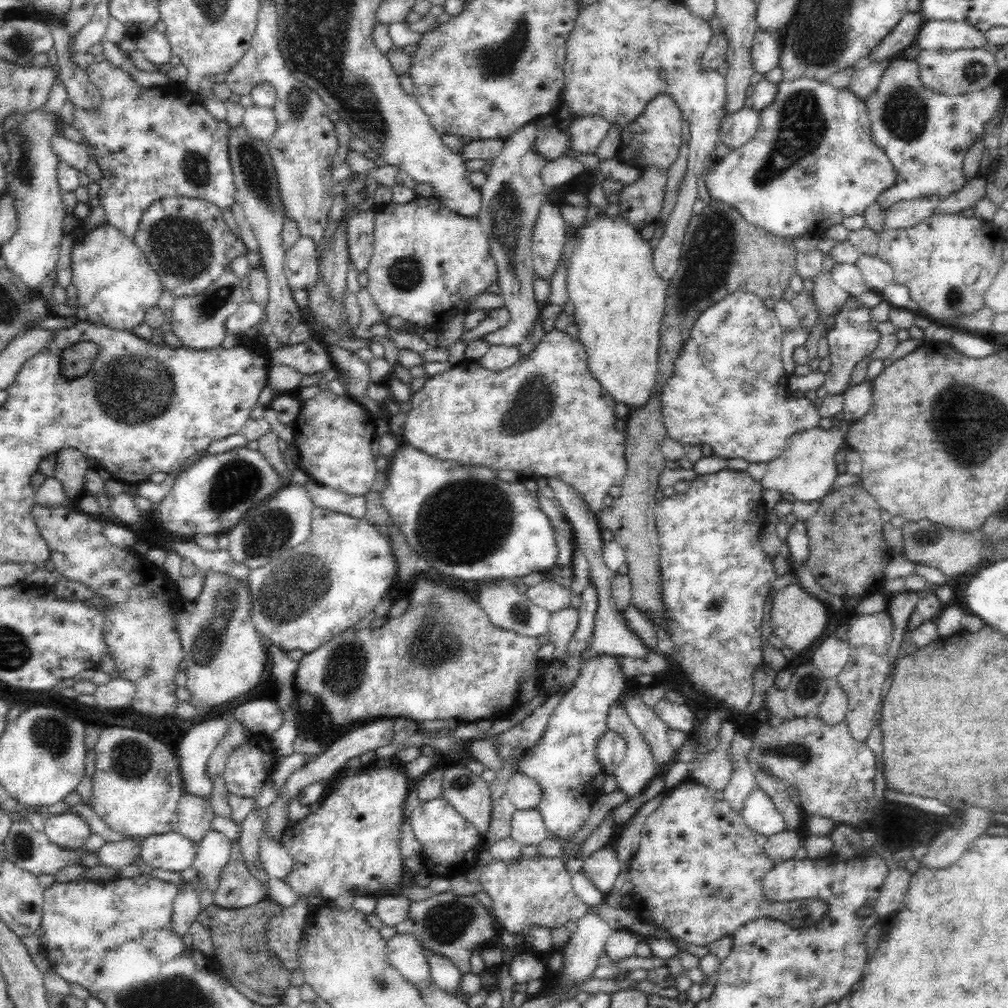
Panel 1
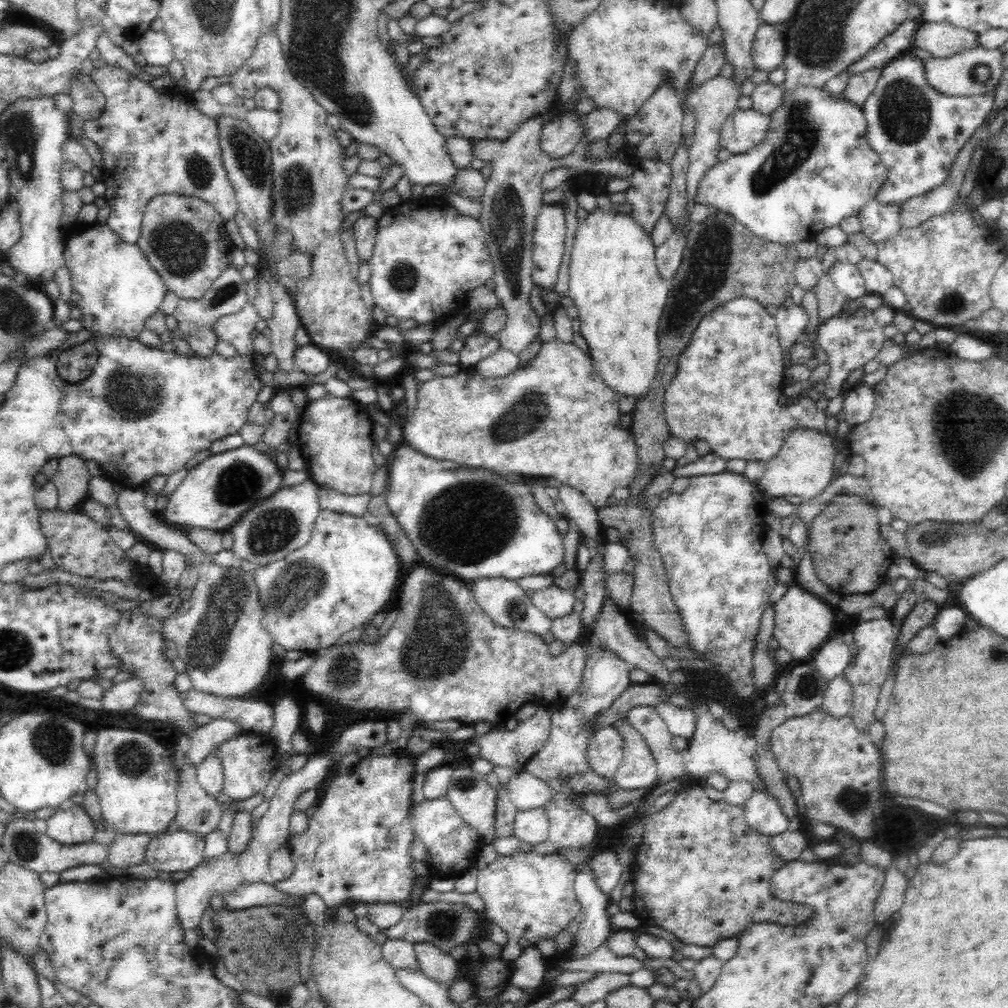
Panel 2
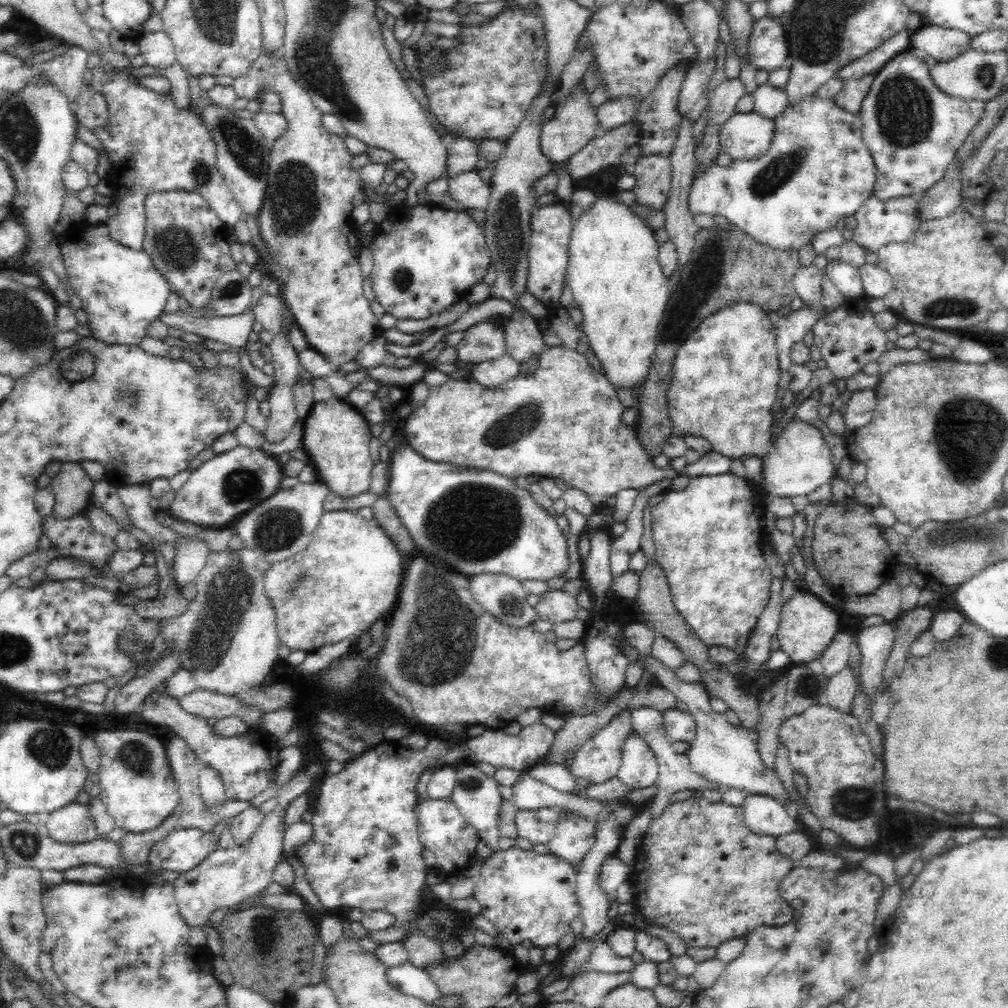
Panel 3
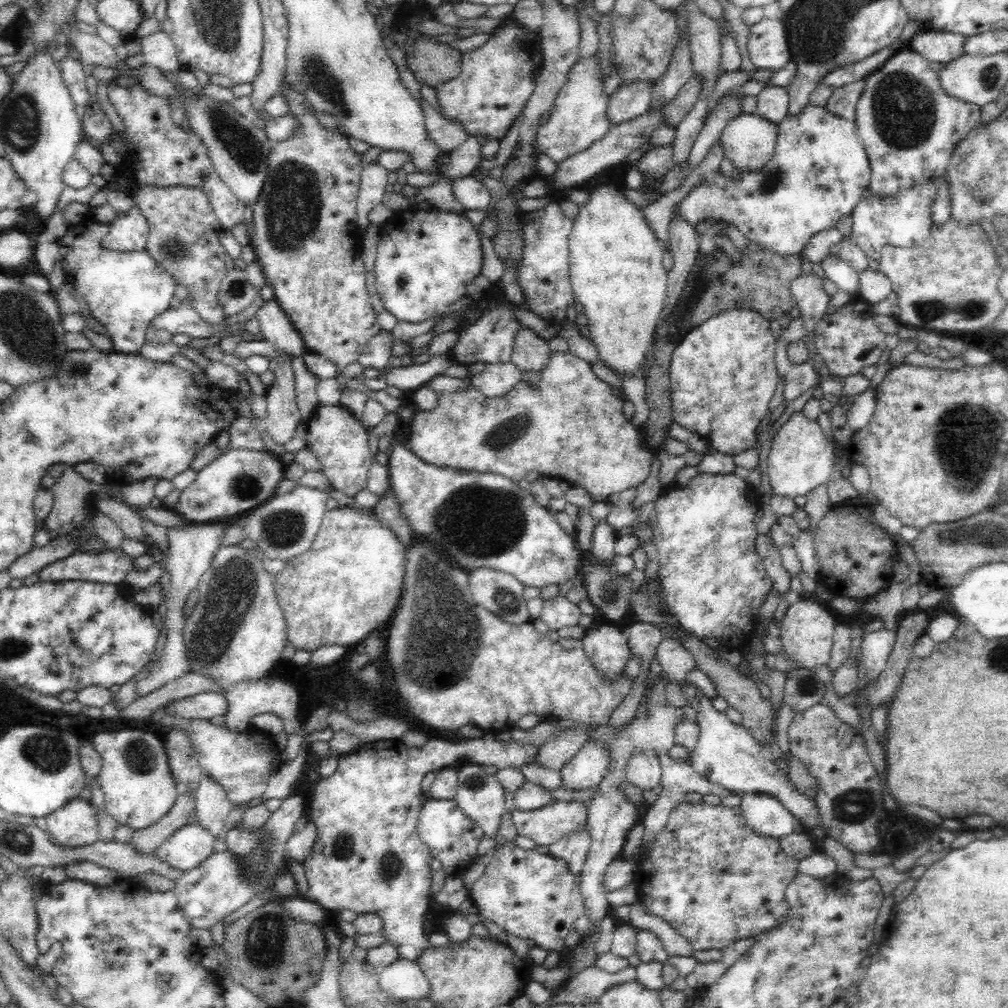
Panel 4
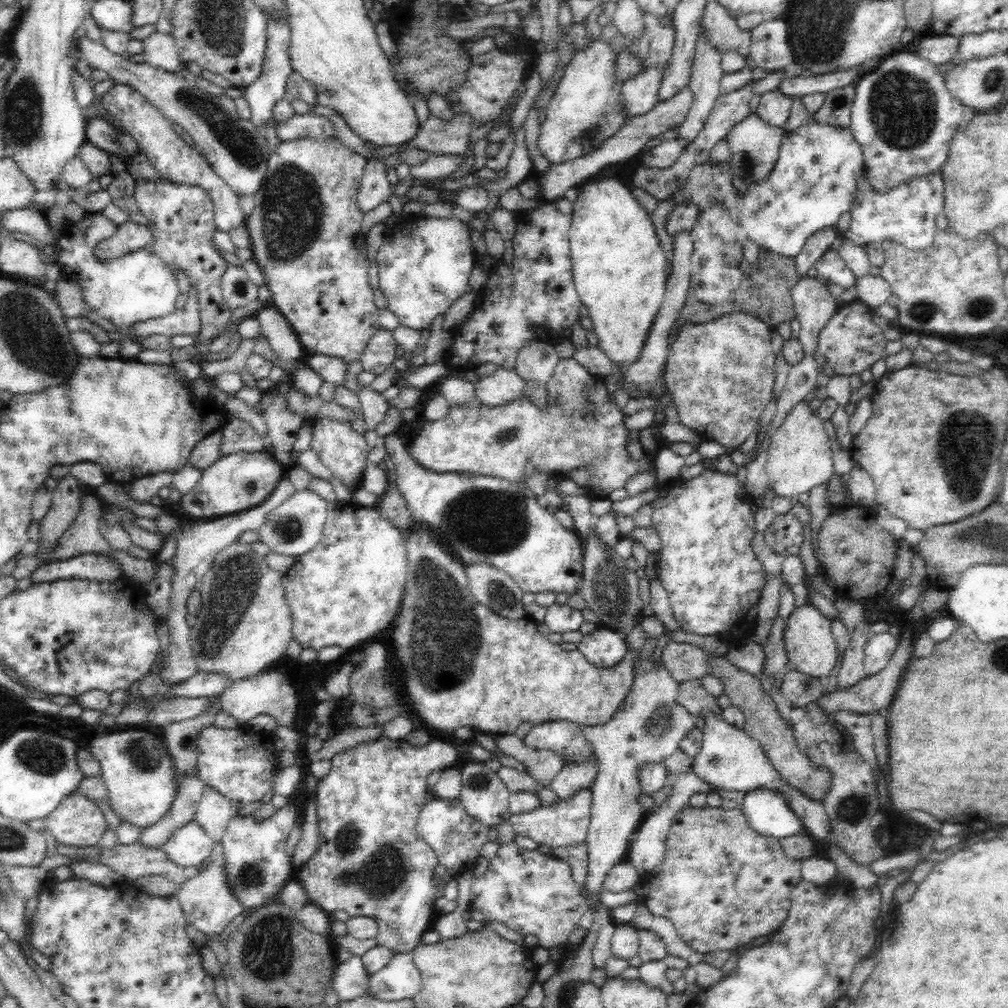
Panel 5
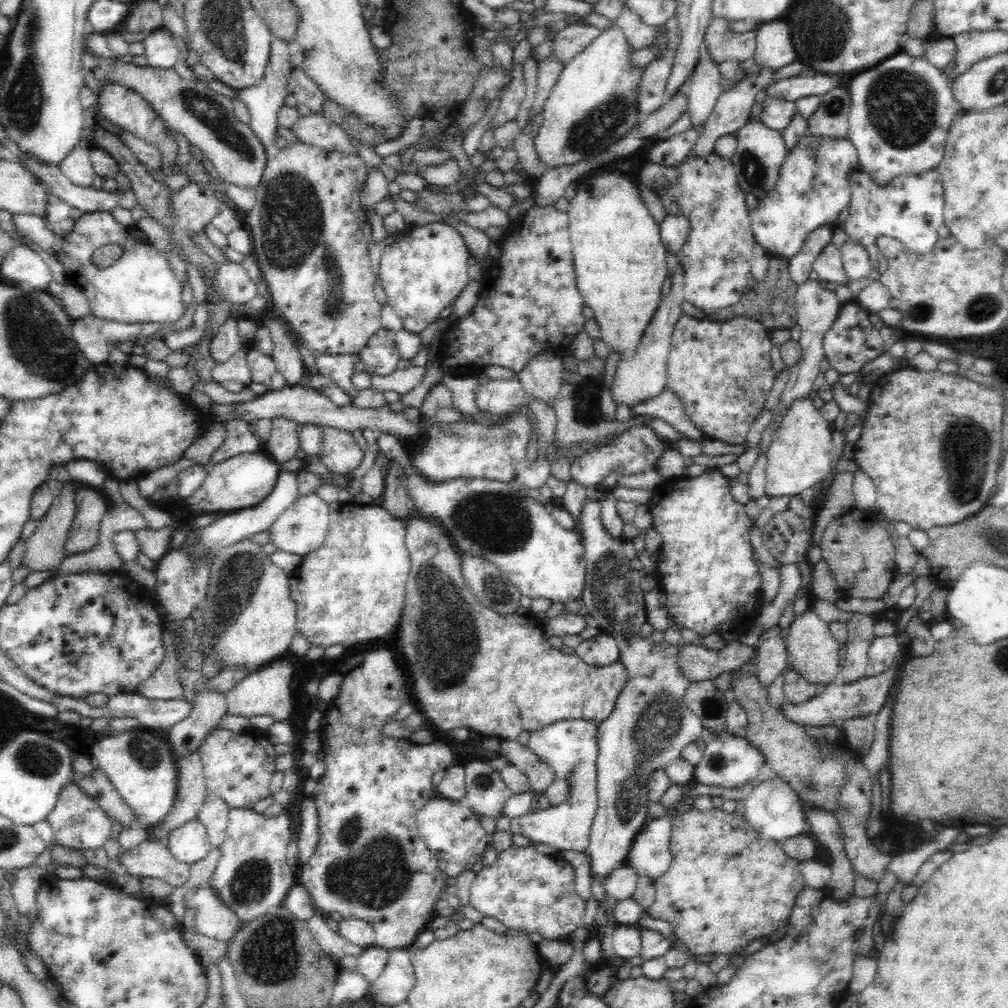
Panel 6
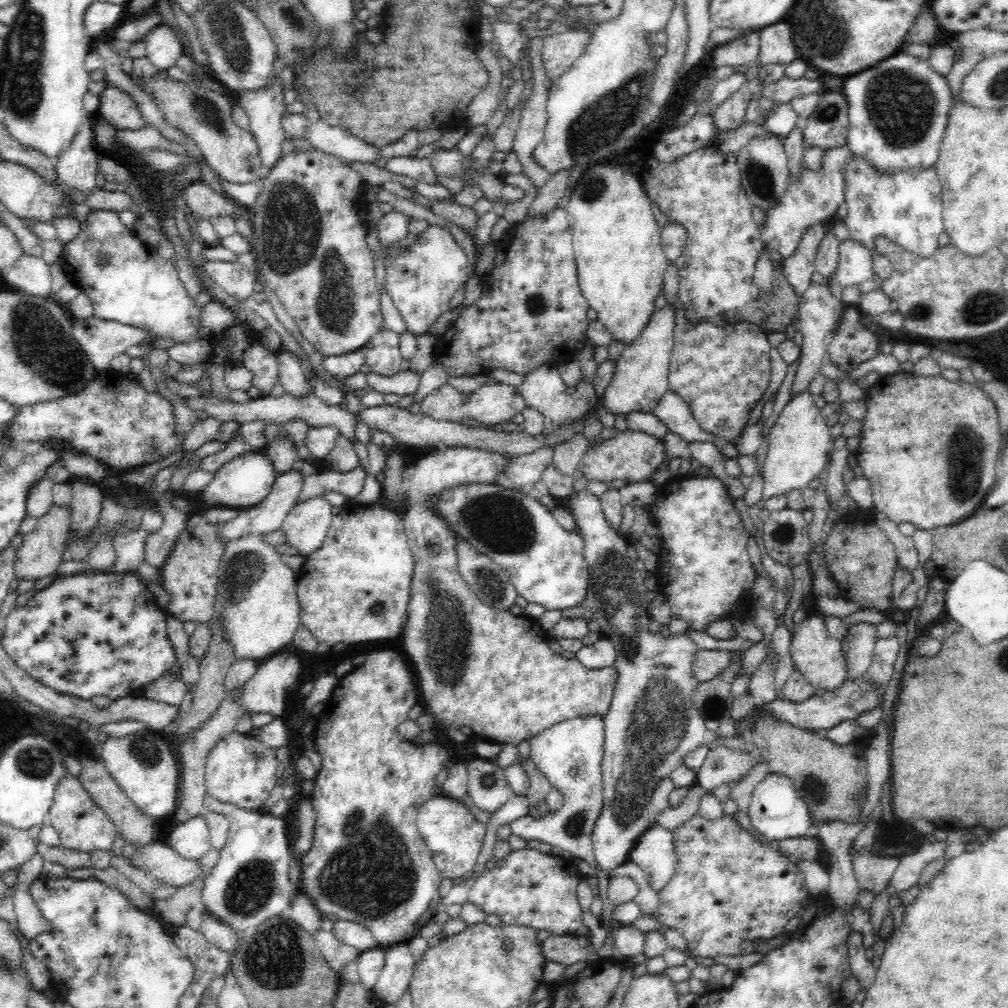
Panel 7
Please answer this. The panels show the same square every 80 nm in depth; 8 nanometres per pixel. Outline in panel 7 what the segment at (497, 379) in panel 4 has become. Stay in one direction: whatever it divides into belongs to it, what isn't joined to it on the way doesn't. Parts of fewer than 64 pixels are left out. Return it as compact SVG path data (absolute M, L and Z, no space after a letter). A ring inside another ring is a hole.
M499 382L492 385L485 384L467 397L462 397L462 393L460 393L458 389L447 386L445 383L438 389L433 390L421 401L420 412L433 419L457 423L462 422L464 418L470 418L470 420L477 420L480 422L484 428L492 428L492 426L496 426L496 424L508 422L512 416L521 413L526 407L520 388L514 385Z

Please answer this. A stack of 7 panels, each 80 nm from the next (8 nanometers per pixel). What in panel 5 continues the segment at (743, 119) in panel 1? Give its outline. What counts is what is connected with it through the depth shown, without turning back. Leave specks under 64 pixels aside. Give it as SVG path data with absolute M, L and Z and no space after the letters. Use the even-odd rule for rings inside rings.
M751 113L748 117L744 117L742 122L734 124L734 128L726 134L730 152L727 161L735 175L748 187L767 180L771 176L776 160L778 160L784 132L783 127L772 126L764 122L756 113Z

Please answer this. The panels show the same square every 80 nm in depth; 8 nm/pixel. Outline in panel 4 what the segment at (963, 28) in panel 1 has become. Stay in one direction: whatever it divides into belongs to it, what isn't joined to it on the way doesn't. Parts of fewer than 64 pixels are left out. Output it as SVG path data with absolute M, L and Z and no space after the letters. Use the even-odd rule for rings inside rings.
M919 30L909 40L907 47L914 50L930 63L948 63L958 59L964 53L964 35L936 30Z

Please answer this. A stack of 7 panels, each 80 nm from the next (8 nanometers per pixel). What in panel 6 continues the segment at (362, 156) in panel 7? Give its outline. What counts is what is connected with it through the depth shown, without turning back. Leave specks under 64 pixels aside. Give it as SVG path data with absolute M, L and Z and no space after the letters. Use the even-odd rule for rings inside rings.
M322 115L301 116L296 124L289 128L296 135L299 142L324 150L335 150L340 154L357 154L356 148L340 125Z

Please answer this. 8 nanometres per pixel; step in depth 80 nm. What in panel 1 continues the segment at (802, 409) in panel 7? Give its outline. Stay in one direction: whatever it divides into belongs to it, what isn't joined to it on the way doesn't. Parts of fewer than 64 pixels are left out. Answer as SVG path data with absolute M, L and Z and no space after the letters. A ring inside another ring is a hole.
M840 421L835 422L831 429L816 427L793 434L782 454L767 462L766 474L759 480L761 488L766 490L773 488L781 493L788 492L802 502L821 500L830 492L829 488L839 474L834 456L840 448L846 447L846 434L850 424L847 421Z

